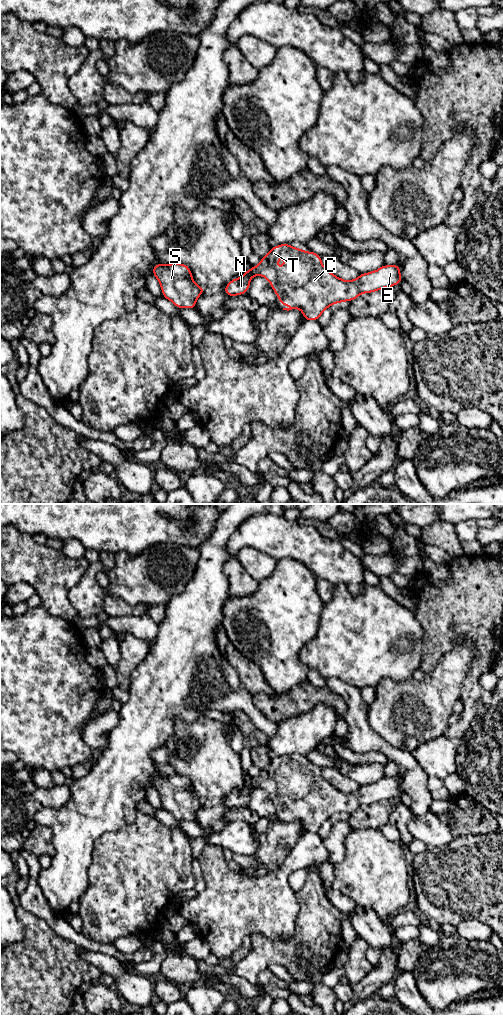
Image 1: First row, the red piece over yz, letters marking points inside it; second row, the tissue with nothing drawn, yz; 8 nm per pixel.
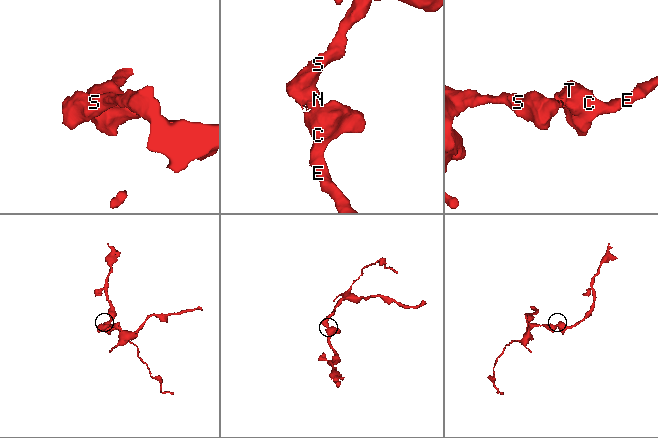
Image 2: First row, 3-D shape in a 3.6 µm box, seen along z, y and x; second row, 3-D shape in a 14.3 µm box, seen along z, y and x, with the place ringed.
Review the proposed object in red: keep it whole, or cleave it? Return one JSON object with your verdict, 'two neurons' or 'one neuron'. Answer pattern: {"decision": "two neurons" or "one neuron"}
{"decision": "one neuron"}

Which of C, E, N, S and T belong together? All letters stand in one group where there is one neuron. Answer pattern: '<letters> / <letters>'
C E N S T

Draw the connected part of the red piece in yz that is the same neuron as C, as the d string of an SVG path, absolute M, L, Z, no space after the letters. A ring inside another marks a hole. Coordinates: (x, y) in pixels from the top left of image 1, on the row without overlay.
M285 755L272 759L269 764L261 770L260 775L245 783L241 790L232 791L225 798L224 805L229 809L244 807L249 802L250 791L258 787L263 788L270 794L273 803L278 808L278 813L282 817L291 817L290 820L283 820L283 822L300 821L305 833L318 833L321 826L333 816L344 813L351 814L362 805L376 804L402 794L400 778L397 775L394 777L383 777L375 783L361 785L356 791L346 793L326 781L322 776L319 766L312 763L306 764L297 759L291 759L289 755ZM281 766L285 770L285 775L282 780L279 781L276 776Z

